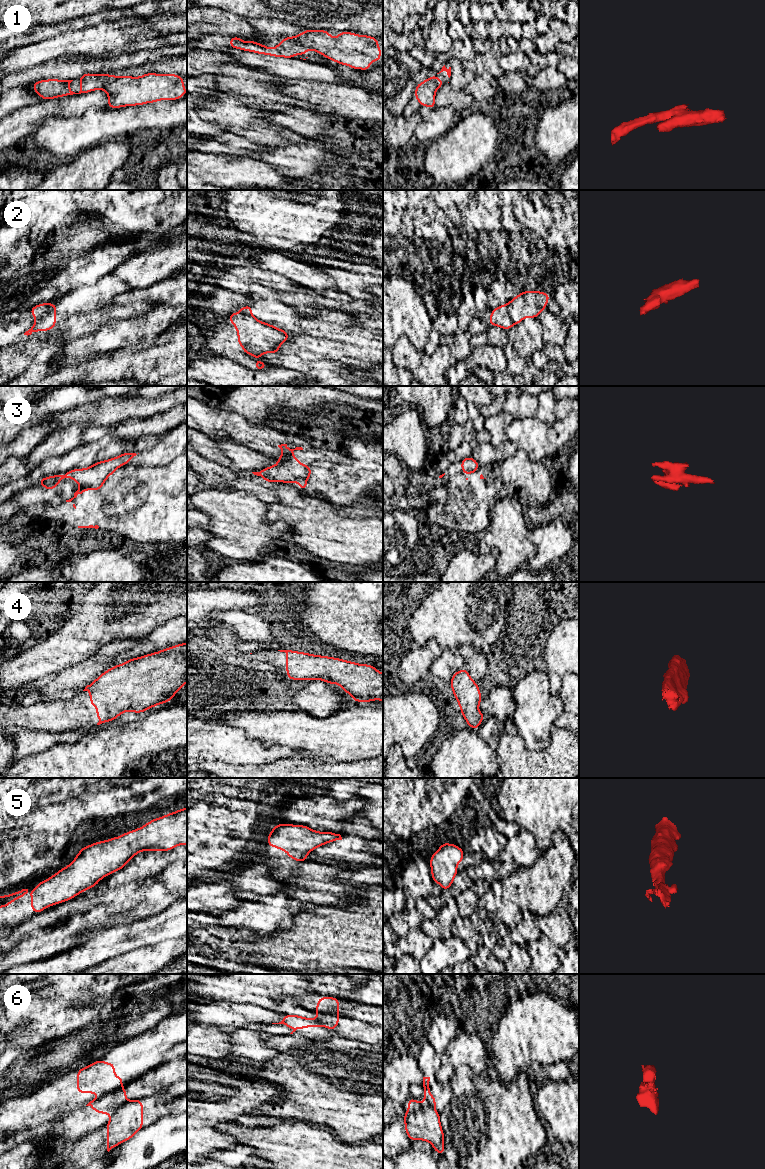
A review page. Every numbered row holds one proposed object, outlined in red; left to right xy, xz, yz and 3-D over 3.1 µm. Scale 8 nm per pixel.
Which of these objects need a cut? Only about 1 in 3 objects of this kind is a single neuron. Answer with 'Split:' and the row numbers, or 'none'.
Split: 1, 2, 3, 6

